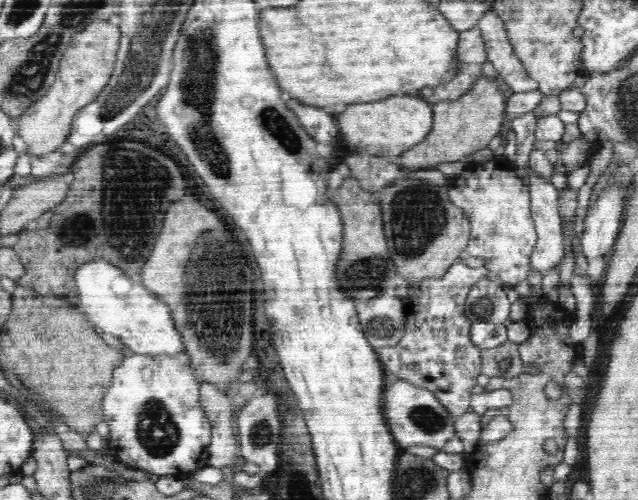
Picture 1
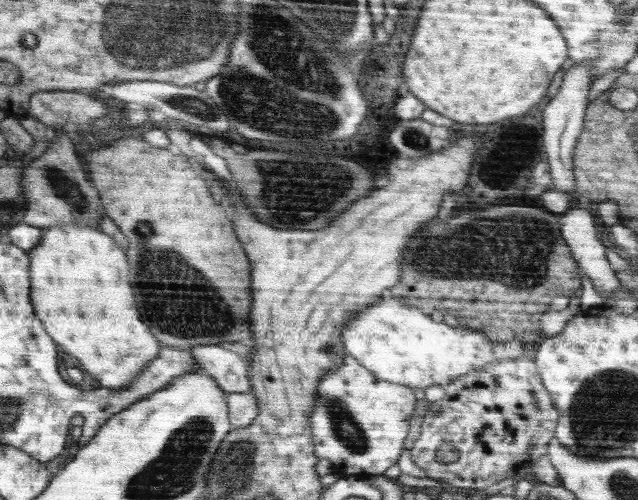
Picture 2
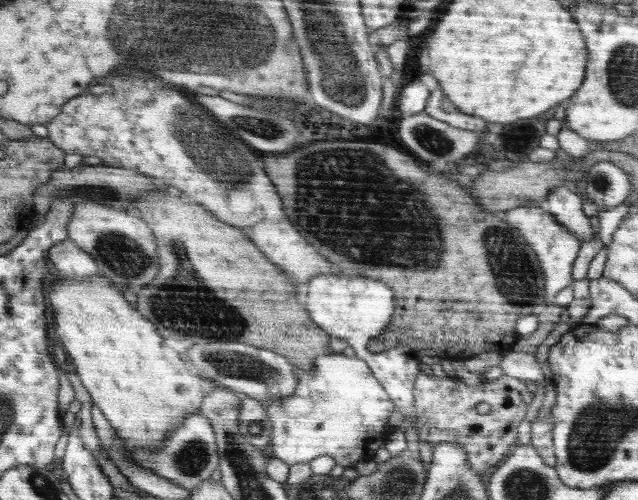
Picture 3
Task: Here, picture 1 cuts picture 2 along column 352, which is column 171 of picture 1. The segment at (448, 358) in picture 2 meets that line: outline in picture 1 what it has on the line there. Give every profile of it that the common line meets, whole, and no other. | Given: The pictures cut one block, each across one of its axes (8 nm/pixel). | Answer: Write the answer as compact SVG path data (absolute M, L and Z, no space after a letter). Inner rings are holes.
M104 260L84 264L76 272L78 296L88 318L106 334L114 334L122 340L124 354L148 356L178 356L183 352L182 338L178 336L170 308L144 288L138 278L126 276L120 268Z

